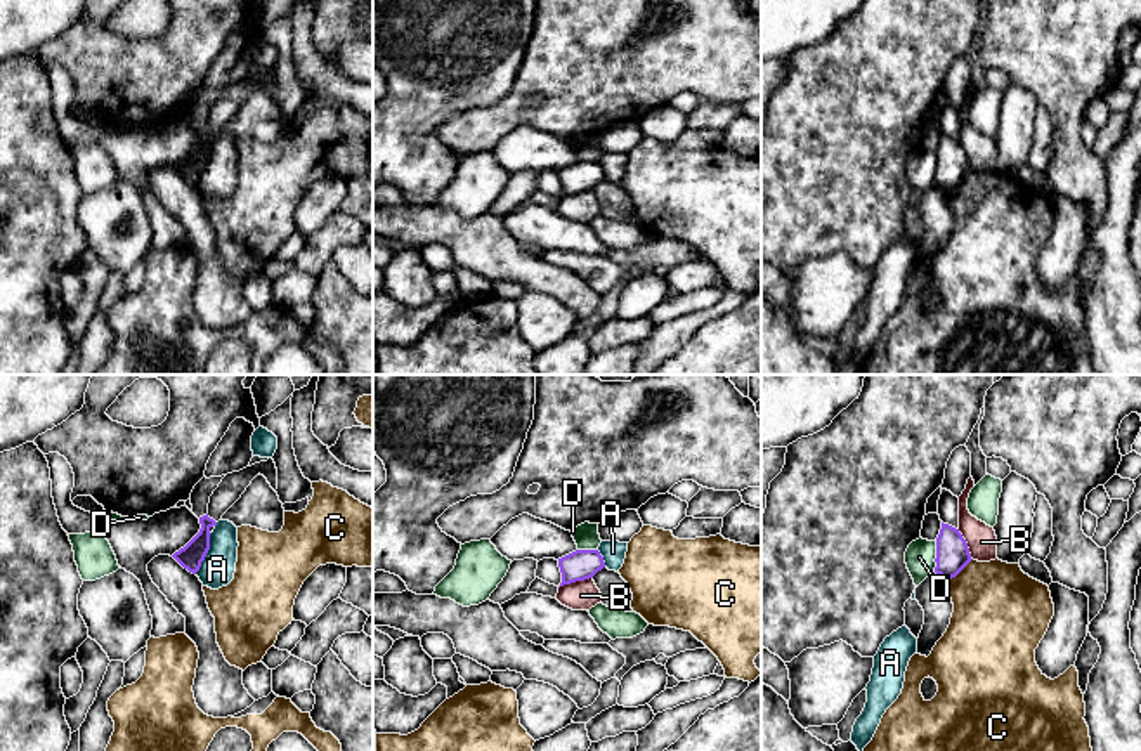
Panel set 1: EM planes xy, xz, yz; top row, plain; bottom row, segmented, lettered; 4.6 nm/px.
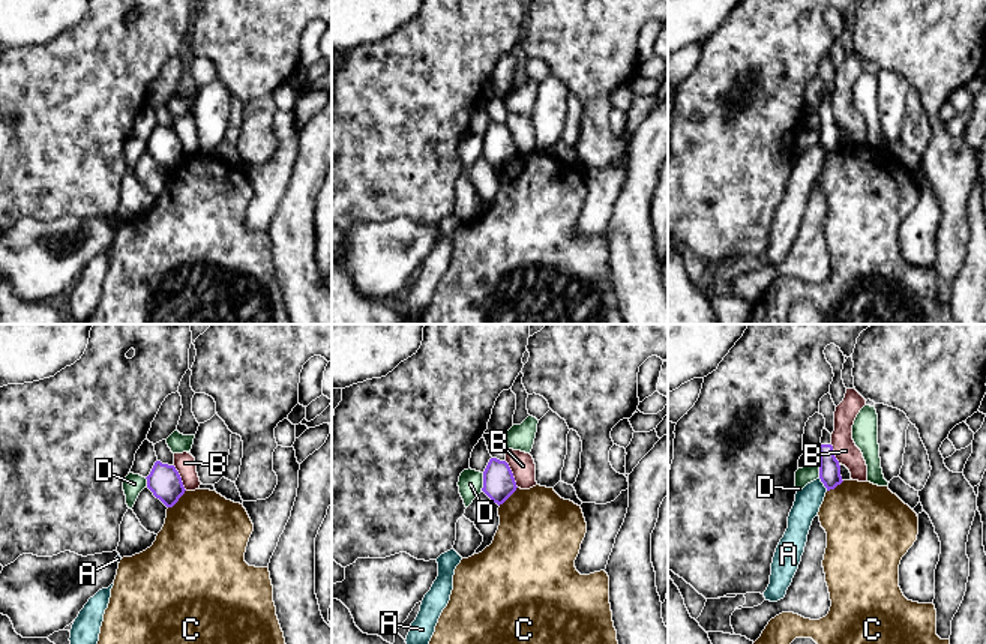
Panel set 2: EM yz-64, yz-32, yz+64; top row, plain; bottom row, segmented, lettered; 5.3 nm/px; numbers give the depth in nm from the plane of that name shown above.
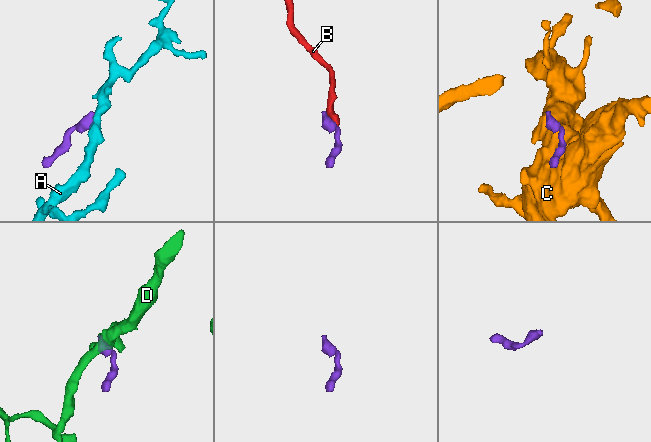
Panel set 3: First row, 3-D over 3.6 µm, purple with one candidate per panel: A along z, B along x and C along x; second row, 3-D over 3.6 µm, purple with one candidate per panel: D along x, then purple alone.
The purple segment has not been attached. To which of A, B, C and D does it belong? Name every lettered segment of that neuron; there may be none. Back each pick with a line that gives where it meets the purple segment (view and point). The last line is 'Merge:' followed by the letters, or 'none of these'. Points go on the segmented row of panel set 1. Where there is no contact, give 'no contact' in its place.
Merge: none of these

